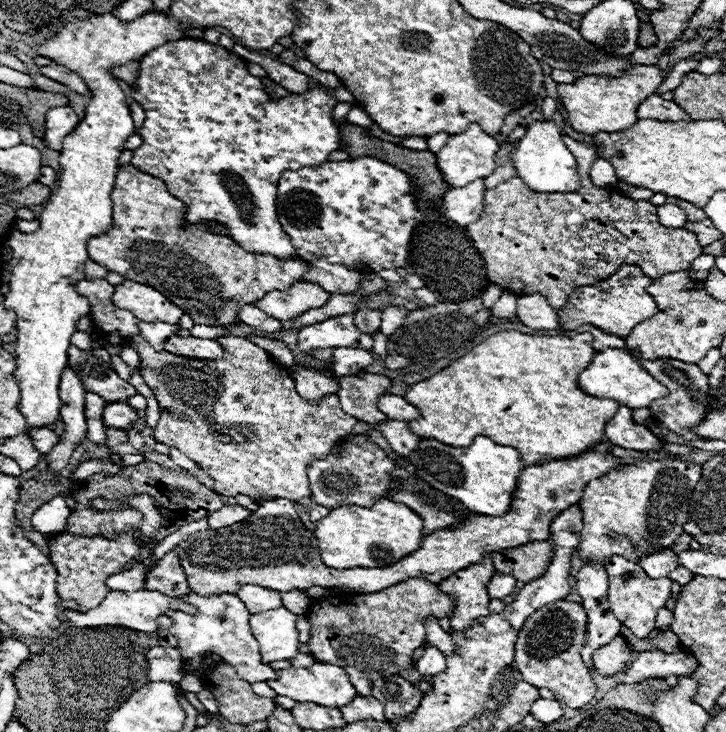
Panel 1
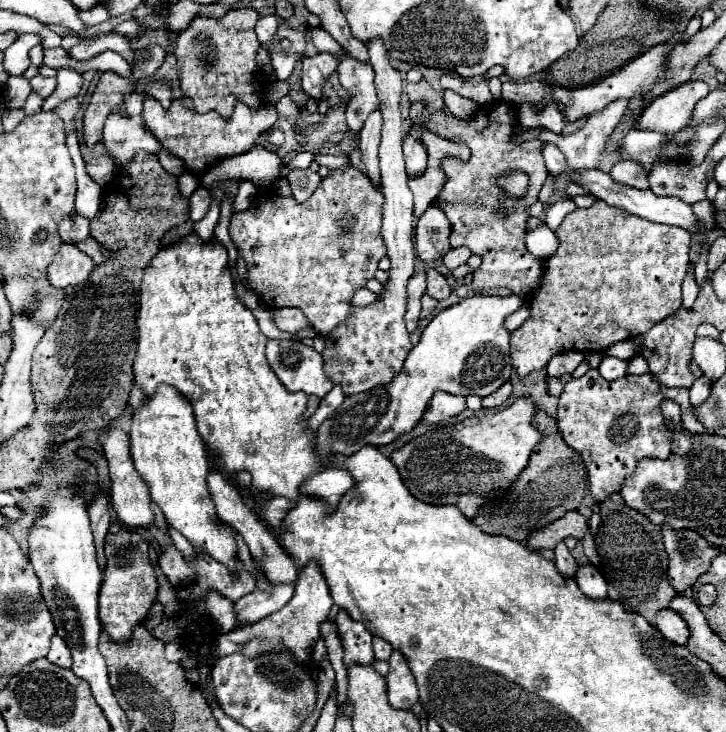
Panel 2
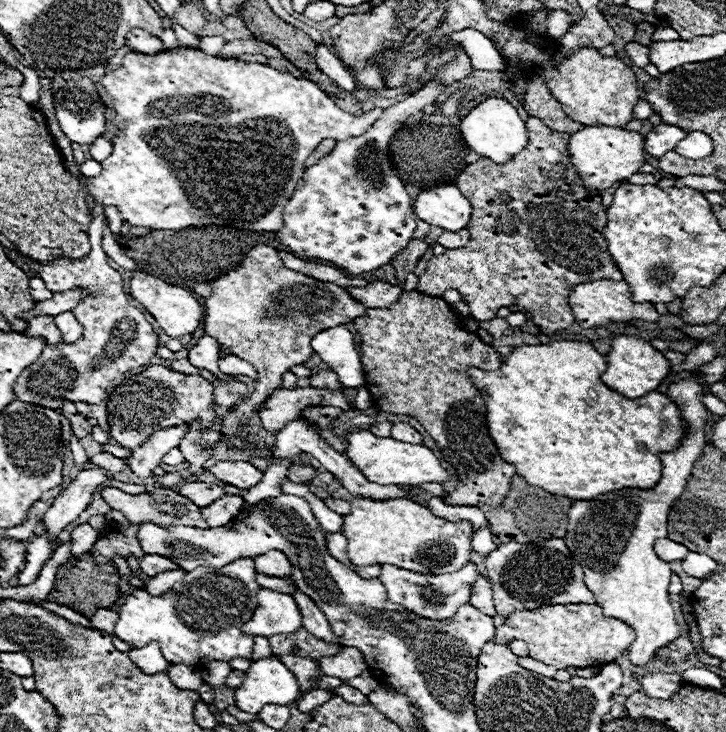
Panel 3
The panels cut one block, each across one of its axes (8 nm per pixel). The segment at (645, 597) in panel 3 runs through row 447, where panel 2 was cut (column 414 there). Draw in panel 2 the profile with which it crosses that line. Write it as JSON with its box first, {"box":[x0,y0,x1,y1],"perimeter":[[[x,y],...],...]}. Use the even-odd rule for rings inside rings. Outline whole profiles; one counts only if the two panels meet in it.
{"box":[386,652,418,710],"perimeter":[[[392,652],[390,660],[390,672],[386,676],[386,686],[388,686],[388,700],[394,708],[410,710],[418,702],[418,688],[416,680],[400,652]]]}

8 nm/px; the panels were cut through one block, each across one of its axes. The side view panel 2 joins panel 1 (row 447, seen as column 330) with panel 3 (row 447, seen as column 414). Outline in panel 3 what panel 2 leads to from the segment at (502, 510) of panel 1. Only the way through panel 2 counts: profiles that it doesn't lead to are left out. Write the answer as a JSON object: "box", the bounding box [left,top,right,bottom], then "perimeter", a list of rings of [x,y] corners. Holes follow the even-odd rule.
{"box":[344,430,448,486],"perimeter":[[[358,430],[344,436],[344,456],[372,482],[376,484],[404,484],[420,486],[424,482],[444,482],[448,472],[440,466],[438,458],[422,444],[406,444],[394,438],[378,438],[370,430]]]}

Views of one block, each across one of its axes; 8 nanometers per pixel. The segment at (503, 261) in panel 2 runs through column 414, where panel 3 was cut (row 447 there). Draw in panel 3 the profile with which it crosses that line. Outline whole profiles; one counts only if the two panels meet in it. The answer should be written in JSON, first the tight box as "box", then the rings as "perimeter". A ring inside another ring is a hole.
{"box":[108,364,216,450],"perimeter":[[[152,364],[144,372],[126,378],[120,386],[116,386],[112,390],[110,400],[108,400],[110,434],[120,446],[132,450],[132,448],[138,448],[140,444],[144,444],[144,440],[148,440],[154,432],[164,430],[164,428],[182,426],[182,424],[186,424],[190,428],[196,420],[200,420],[202,428],[210,428],[216,420],[216,412],[212,408],[212,402],[214,402],[214,384],[208,382],[206,378],[202,378],[198,374],[182,374],[182,372],[170,370],[160,364]]]}

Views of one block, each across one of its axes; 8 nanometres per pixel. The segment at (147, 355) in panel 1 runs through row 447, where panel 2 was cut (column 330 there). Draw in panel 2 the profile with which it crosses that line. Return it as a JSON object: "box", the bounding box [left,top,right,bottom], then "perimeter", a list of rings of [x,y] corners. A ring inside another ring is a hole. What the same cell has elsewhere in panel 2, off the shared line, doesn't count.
{"box":[228,166,386,336],"perimeter":[[[354,166],[330,170],[306,202],[296,202],[292,196],[280,196],[274,190],[258,192],[248,210],[232,216],[228,228],[238,254],[246,262],[246,282],[268,308],[300,308],[308,316],[312,328],[320,336],[328,336],[350,316],[354,308],[352,296],[364,288],[370,278],[374,278],[378,262],[386,254],[384,240],[380,236],[382,204],[382,192],[372,192],[372,188],[368,188],[368,176]]]}

